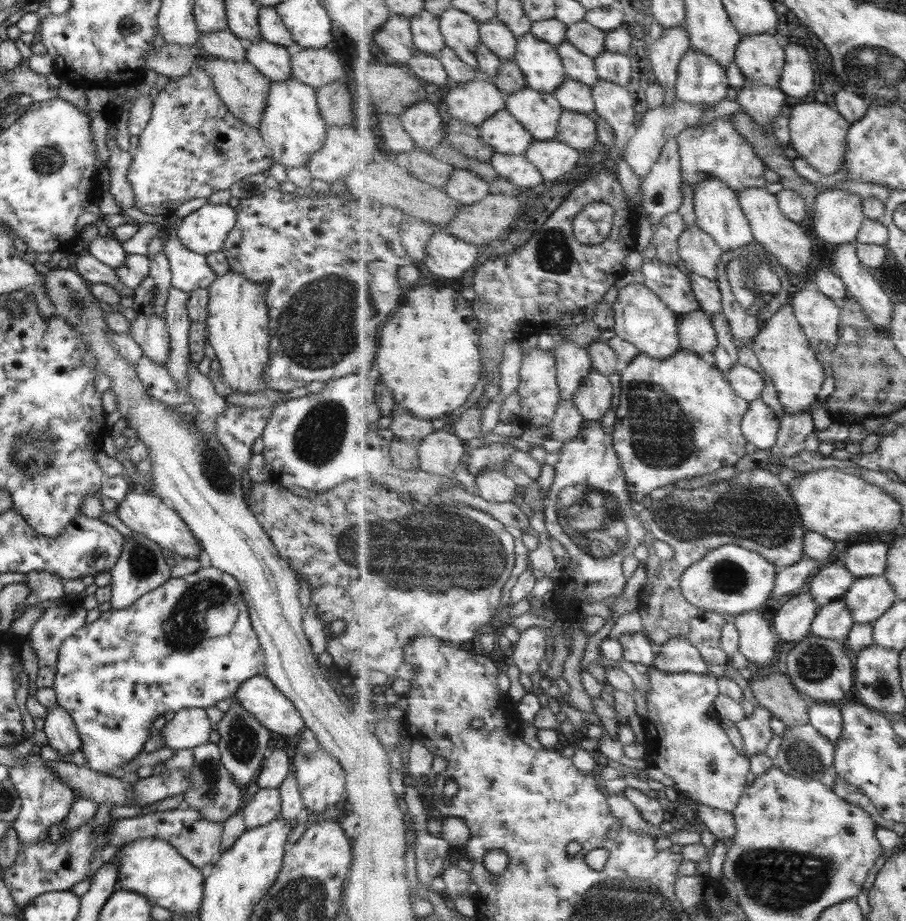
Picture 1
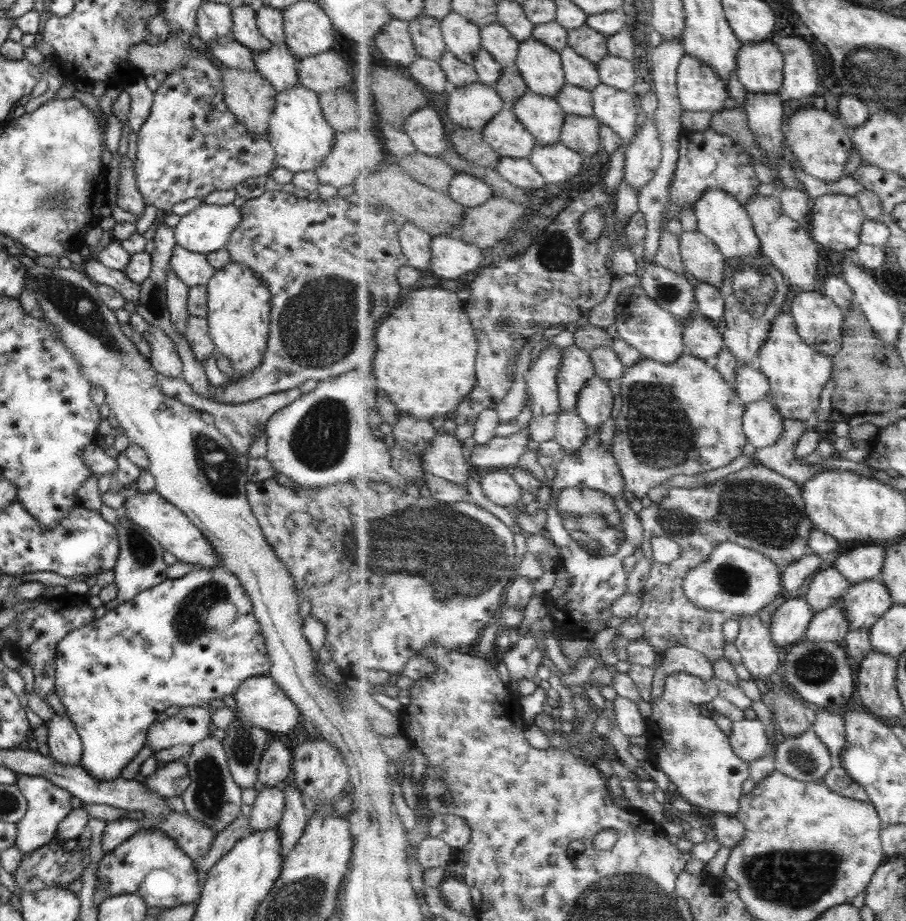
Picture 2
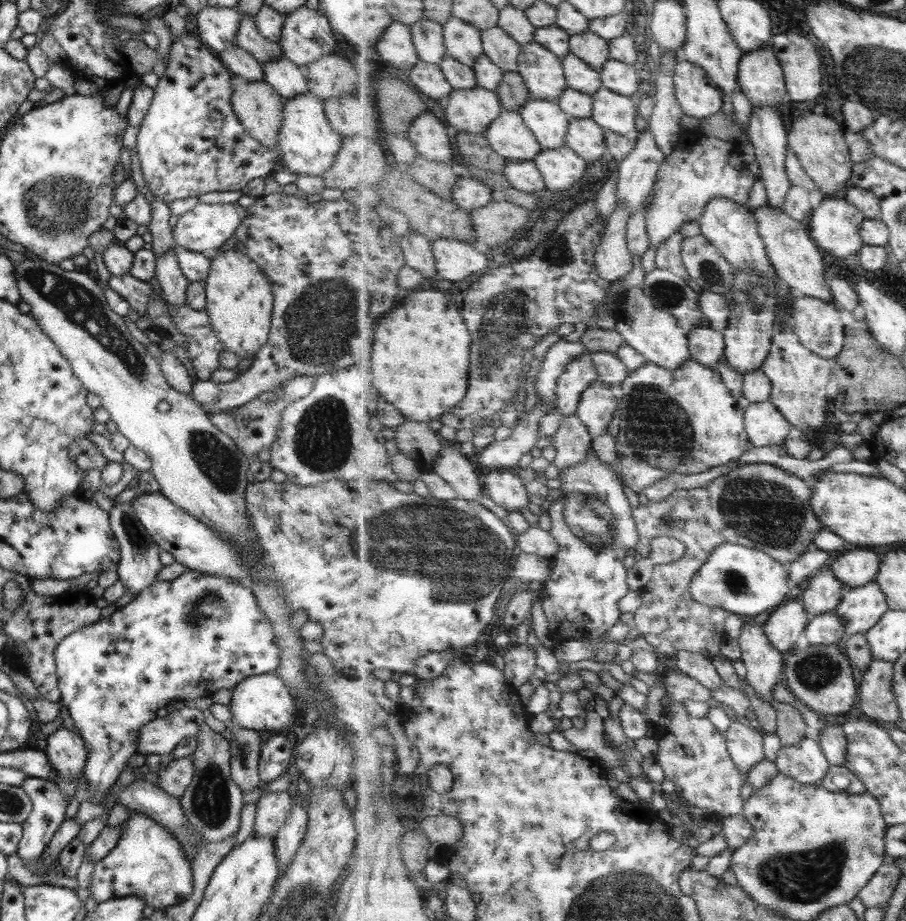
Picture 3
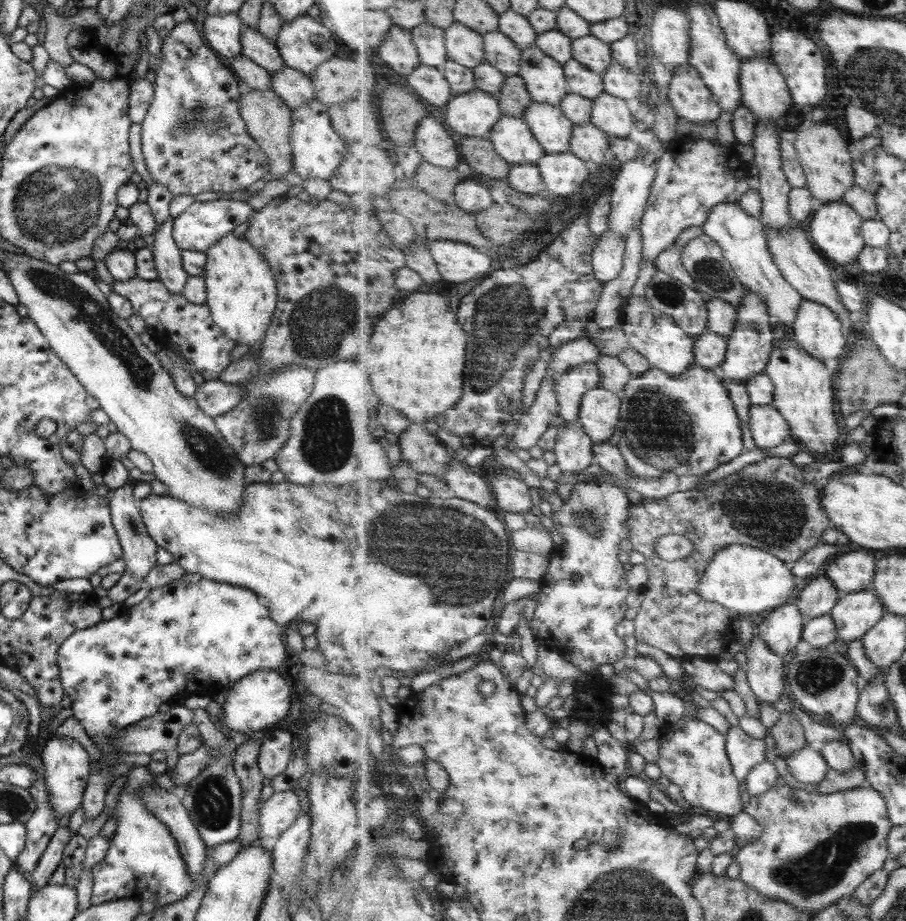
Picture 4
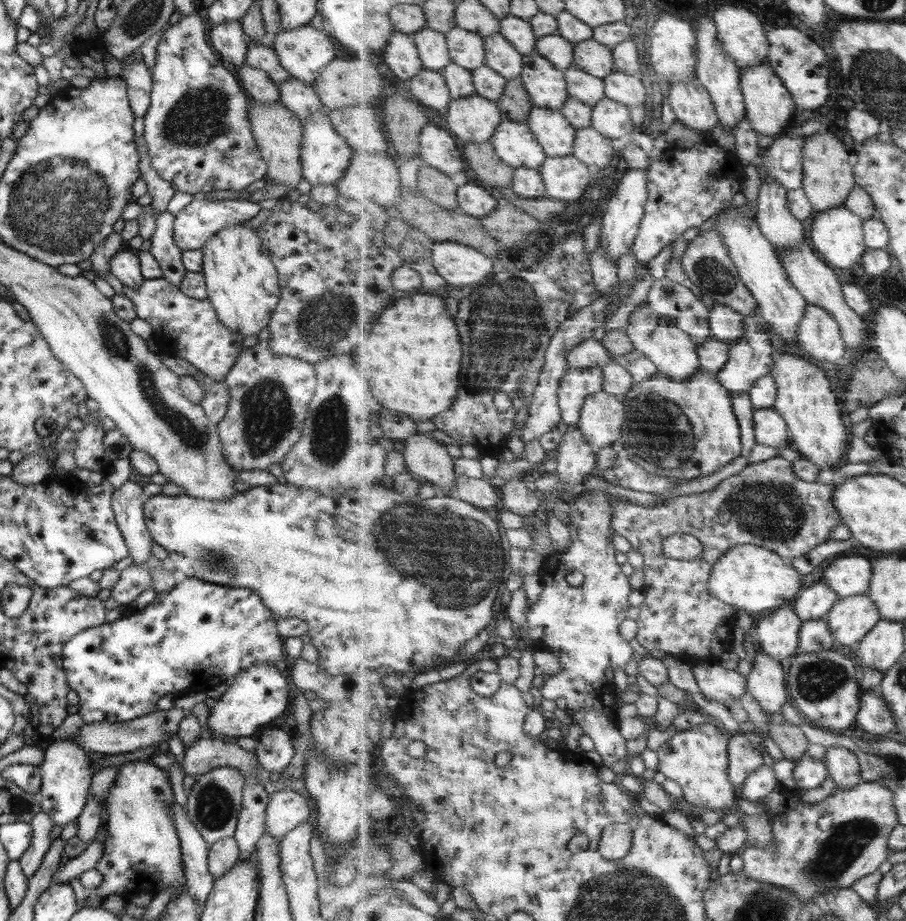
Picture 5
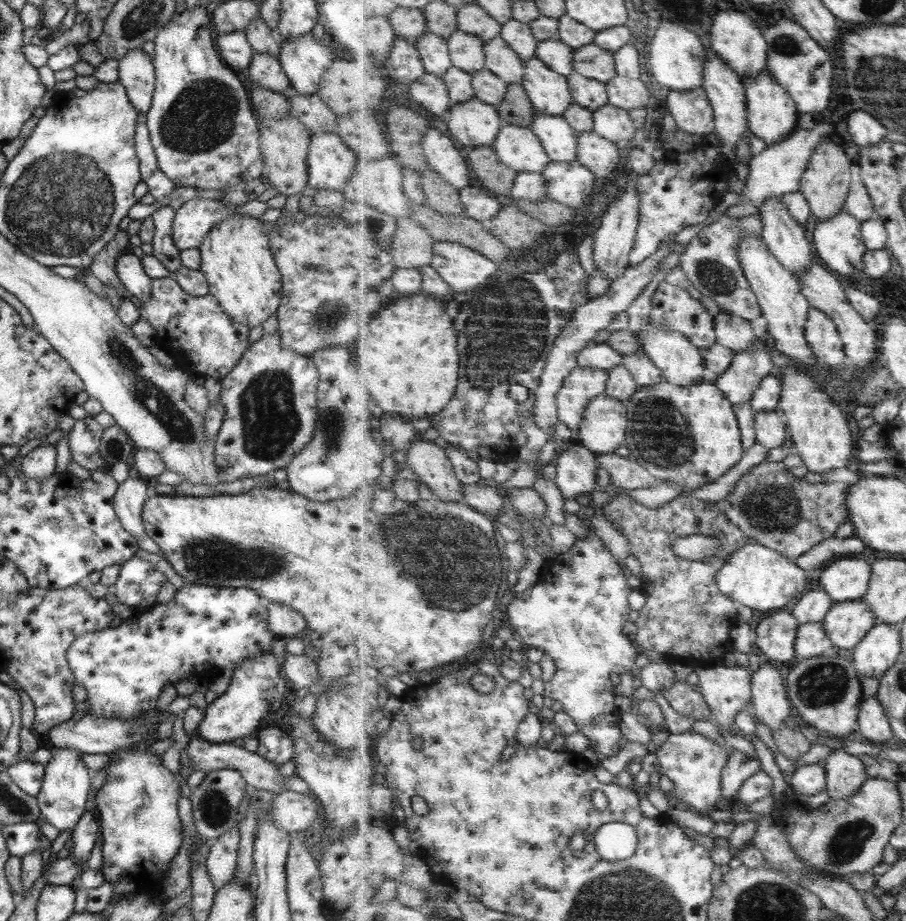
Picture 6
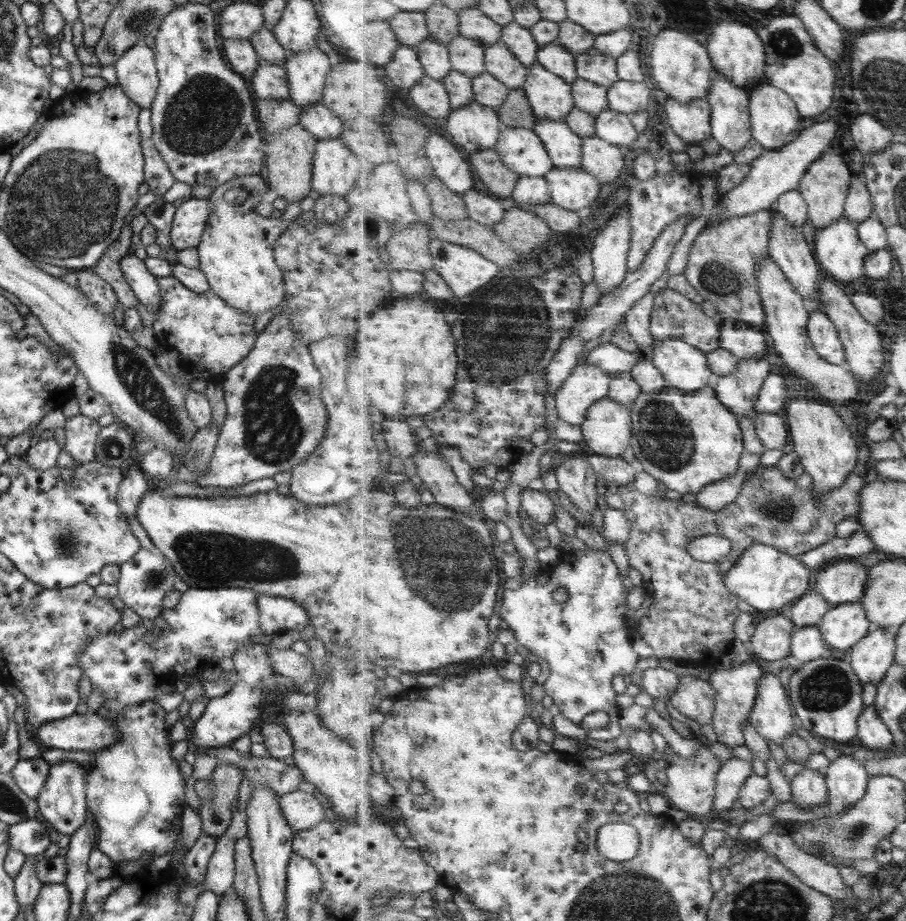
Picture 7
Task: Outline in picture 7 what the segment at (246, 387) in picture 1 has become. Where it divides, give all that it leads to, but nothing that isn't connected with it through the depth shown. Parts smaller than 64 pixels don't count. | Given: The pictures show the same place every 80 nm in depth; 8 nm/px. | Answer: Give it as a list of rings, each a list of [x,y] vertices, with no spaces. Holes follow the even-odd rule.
[[[258,174],[240,176],[217,185],[207,198],[210,206],[208,223],[204,226],[196,251],[198,252],[198,270],[206,278],[208,288],[213,291],[227,306],[246,314],[259,316],[266,310],[275,308],[284,297],[283,275],[277,269],[272,251],[275,239],[287,227],[278,218],[265,218],[253,212],[253,205],[261,200],[263,193],[268,190],[266,182]]]

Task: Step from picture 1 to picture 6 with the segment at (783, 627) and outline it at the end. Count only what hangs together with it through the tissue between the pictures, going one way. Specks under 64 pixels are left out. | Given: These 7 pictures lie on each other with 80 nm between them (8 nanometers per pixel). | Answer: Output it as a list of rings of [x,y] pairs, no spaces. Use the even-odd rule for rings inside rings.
[[[790,608],[776,612],[756,626],[754,640],[766,659],[787,664],[797,657],[796,638],[800,622]]]

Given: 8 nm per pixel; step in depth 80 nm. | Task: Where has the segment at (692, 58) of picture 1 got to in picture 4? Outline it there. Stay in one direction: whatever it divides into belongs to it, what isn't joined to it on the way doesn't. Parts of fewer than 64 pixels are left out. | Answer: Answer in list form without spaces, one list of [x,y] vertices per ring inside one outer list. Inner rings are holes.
[[[690,63],[673,70],[672,79],[667,92],[669,99],[675,105],[675,112],[679,118],[689,120],[693,124],[713,124],[721,116],[721,105],[717,97],[709,90],[708,85],[701,78],[701,73]]]

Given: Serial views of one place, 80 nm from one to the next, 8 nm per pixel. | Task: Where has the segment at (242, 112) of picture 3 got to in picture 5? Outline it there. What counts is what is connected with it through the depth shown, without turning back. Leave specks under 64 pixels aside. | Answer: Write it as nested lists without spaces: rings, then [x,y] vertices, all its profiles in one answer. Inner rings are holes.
[[[248,97],[247,119],[261,158],[268,164],[265,177],[268,183],[287,185],[290,190],[295,189],[295,185],[302,179],[299,164],[301,122],[293,112],[289,112],[280,103],[277,104],[278,102],[259,103]]]

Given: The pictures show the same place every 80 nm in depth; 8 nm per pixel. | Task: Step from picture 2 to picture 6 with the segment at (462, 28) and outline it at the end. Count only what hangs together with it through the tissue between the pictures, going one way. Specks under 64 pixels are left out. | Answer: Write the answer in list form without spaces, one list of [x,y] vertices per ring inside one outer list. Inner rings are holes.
[[[459,29],[457,32],[453,32],[453,36],[449,38],[447,44],[452,63],[461,70],[474,74],[486,67],[485,42],[481,38]]]

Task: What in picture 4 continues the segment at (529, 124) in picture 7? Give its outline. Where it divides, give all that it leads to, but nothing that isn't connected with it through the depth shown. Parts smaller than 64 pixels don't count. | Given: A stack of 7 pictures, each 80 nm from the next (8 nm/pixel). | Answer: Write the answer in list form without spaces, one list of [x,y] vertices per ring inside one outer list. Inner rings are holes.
[[[515,75],[506,77],[499,101],[505,116],[524,118],[527,108],[534,100],[528,91],[525,79],[521,75]]]

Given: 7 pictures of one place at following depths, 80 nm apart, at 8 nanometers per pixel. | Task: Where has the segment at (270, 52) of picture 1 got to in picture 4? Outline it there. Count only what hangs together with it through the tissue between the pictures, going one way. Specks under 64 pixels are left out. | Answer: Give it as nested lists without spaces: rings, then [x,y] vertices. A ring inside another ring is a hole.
[[[285,65],[270,74],[270,88],[290,110],[315,99],[308,76]]]

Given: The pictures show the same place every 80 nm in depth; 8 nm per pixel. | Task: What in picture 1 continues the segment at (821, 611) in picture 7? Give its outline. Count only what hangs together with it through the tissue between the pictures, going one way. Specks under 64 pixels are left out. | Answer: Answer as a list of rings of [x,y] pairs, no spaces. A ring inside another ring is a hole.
[[[841,560],[826,562],[810,584],[811,596],[821,607],[842,600],[855,583],[851,573]]]

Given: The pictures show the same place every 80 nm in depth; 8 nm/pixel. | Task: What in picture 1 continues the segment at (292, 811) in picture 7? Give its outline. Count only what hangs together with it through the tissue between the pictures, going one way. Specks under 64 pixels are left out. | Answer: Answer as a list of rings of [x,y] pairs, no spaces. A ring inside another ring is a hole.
[[[275,788],[258,789],[239,813],[246,829],[257,828],[279,818],[280,794]]]

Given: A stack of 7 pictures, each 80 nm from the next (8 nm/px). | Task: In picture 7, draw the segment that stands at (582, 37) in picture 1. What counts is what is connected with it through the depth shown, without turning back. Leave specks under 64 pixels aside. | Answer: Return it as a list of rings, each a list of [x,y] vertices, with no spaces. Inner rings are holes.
[[[595,48],[585,54],[576,54],[576,69],[579,77],[607,90],[620,79],[616,58],[601,55]]]

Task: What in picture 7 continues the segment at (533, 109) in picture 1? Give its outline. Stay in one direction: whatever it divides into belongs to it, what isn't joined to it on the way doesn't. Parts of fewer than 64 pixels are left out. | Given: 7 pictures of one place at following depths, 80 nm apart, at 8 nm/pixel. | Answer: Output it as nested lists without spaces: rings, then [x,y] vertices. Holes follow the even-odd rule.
[[[538,120],[534,131],[544,141],[545,148],[548,148],[549,156],[552,157],[555,167],[582,166],[584,138],[573,132],[573,129],[566,122]]]

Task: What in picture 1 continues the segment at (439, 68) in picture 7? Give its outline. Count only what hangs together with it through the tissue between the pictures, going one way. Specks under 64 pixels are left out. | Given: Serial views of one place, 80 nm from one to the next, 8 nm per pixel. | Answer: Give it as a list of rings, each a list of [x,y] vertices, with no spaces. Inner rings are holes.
[[[423,10],[412,16],[410,21],[414,44],[419,51],[437,57],[443,48],[447,48],[439,15]]]

